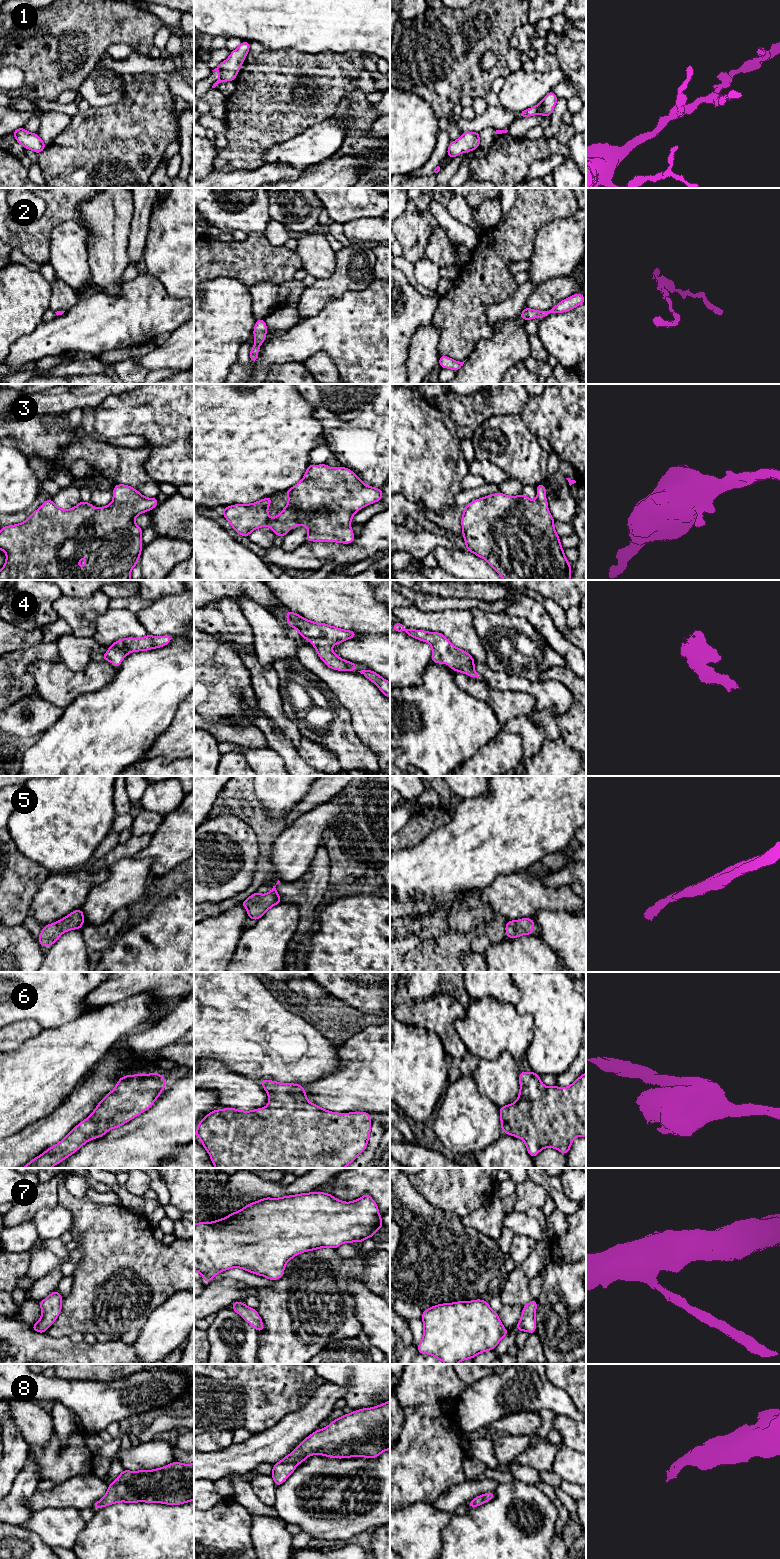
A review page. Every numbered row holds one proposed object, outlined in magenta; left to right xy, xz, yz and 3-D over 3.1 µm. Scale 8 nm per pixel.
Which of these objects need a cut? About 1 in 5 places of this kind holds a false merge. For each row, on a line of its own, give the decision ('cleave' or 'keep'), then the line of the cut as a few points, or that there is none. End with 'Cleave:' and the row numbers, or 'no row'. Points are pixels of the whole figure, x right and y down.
1: keep; no cut
2: keep; no cut
3: keep; no cut
4: keep; no cut
5: keep; no cut
6: keep; no cut
7: keep; no cut
8: keep; no cut
Cleave: no row

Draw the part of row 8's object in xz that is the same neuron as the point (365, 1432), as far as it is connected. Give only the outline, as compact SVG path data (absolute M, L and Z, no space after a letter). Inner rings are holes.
M390 1400L381 1405L354 1410L350 1414L331 1421L330 1424L314 1431L306 1437L292 1453L273 1465L272 1478L280 1486L293 1473L298 1464L308 1456L320 1454L331 1458L365 1457L377 1458L382 1452L390 1449Z

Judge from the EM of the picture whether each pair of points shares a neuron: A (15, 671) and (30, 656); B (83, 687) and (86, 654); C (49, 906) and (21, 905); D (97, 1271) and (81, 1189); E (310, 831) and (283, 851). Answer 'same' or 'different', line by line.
A: same
B: different
C: different
D: different
E: same

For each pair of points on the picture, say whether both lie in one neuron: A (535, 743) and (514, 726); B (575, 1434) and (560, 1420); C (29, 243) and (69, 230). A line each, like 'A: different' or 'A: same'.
A: same
B: same
C: different

